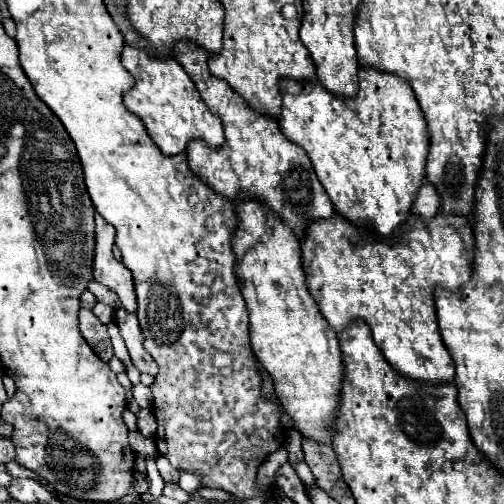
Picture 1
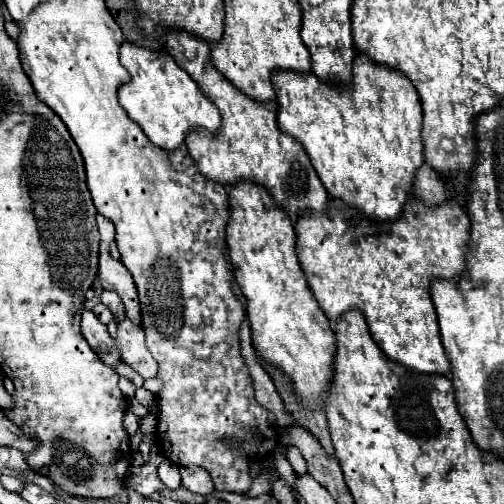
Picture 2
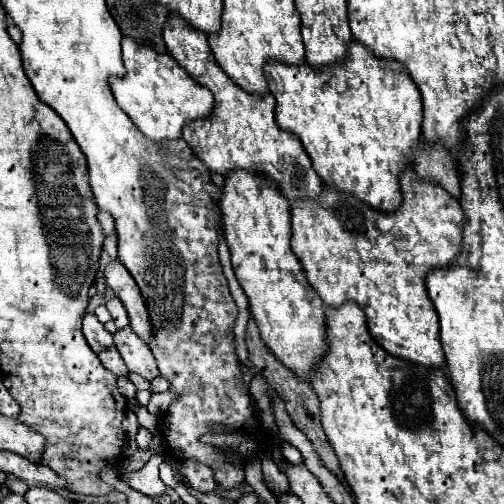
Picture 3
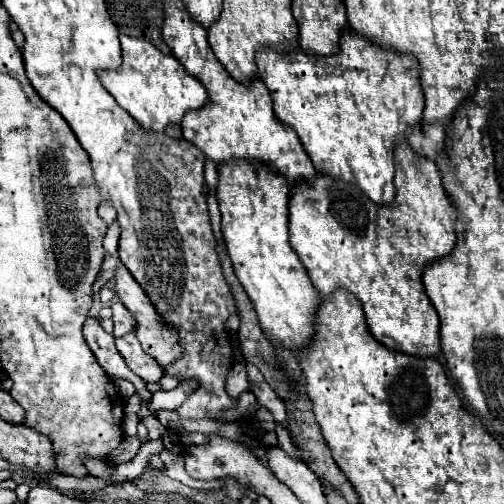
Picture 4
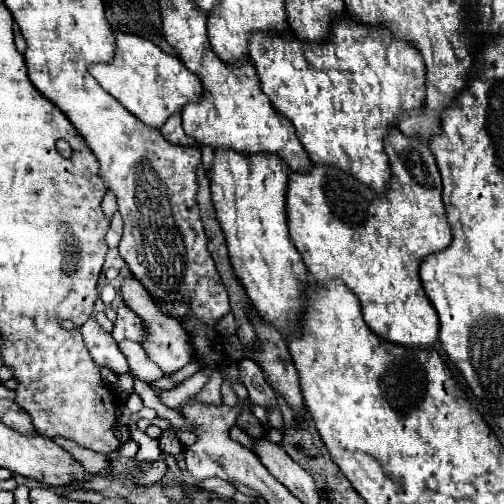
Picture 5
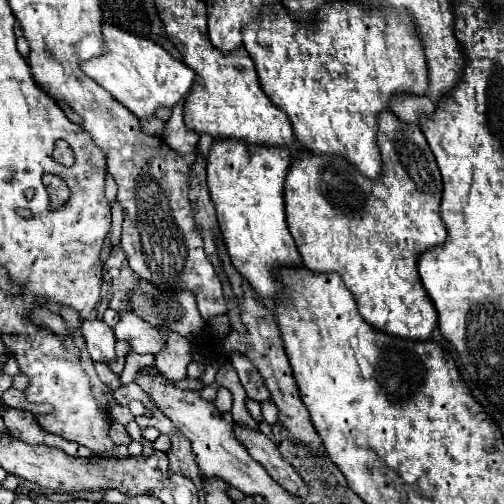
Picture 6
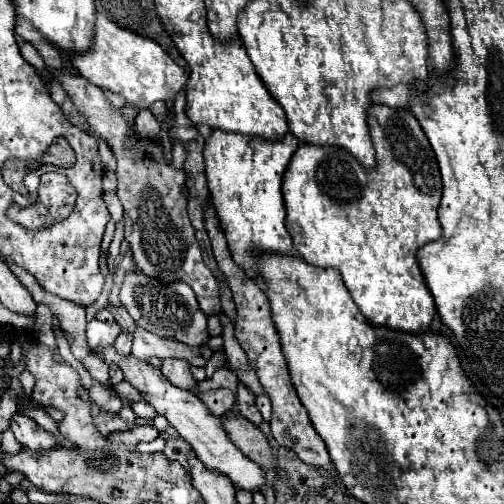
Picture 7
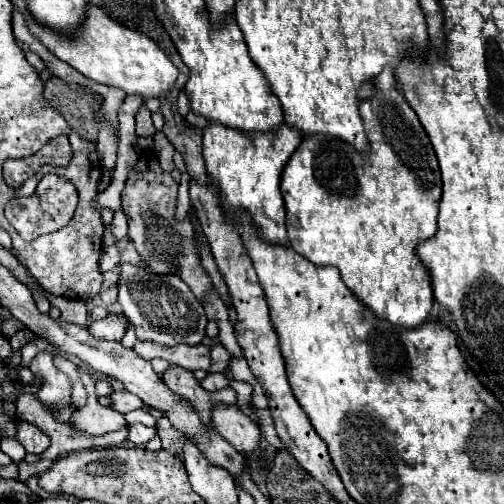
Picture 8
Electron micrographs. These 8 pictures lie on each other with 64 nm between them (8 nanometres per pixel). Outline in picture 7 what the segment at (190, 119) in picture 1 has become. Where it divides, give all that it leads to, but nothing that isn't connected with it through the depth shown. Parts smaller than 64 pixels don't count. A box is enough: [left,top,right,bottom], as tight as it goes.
[66,14,188,110]

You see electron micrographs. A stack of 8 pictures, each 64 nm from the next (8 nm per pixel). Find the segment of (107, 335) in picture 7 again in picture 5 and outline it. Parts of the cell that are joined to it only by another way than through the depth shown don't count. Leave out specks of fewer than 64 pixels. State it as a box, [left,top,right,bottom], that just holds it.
[80,318,128,376]

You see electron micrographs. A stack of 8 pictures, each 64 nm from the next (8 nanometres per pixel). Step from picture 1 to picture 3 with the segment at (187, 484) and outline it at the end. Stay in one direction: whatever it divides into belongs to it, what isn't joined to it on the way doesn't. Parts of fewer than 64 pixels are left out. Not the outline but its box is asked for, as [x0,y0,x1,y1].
[182,460,214,492]

